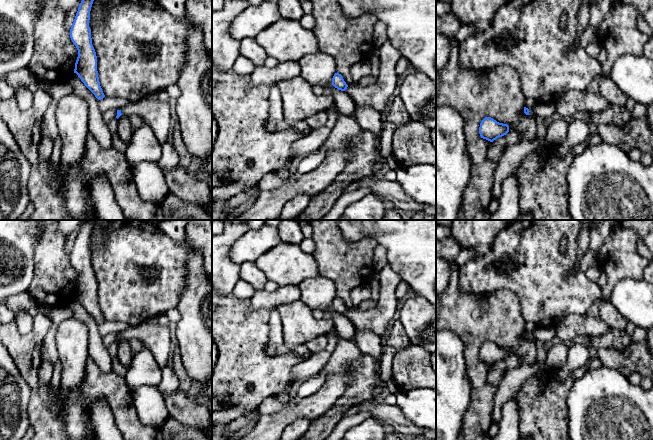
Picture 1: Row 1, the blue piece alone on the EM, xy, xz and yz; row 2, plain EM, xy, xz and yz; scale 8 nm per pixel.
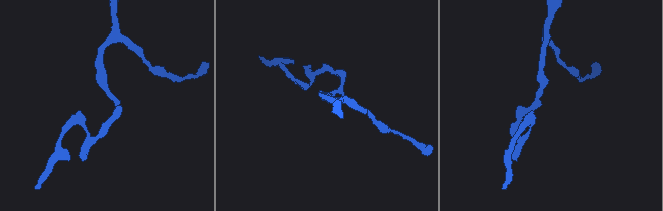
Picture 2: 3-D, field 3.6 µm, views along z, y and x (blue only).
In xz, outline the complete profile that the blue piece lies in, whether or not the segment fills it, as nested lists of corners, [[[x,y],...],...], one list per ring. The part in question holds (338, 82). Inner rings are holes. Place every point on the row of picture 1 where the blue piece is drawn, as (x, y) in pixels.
[[[387,40],[379,51],[380,69],[375,84],[368,86],[348,86],[338,72],[332,78],[332,85],[338,90],[345,91],[359,107],[372,107],[379,113],[385,113],[386,106],[392,99],[397,86],[398,75],[395,72],[396,63],[402,57],[399,50]]]

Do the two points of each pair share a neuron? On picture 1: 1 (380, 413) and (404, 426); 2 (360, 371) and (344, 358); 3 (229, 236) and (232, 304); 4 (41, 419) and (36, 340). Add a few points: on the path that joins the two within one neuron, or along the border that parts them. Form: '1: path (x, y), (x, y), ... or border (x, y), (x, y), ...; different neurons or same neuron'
1: path (386, 414), (390, 415), (398, 423); same neuron
2: border (364, 354), (352, 368), (352, 381), (345, 388); different neurons
3: border (231, 292), (222, 296); different neurons
4: path (41, 399), (41, 395), (30, 377), (29, 360); same neuron

